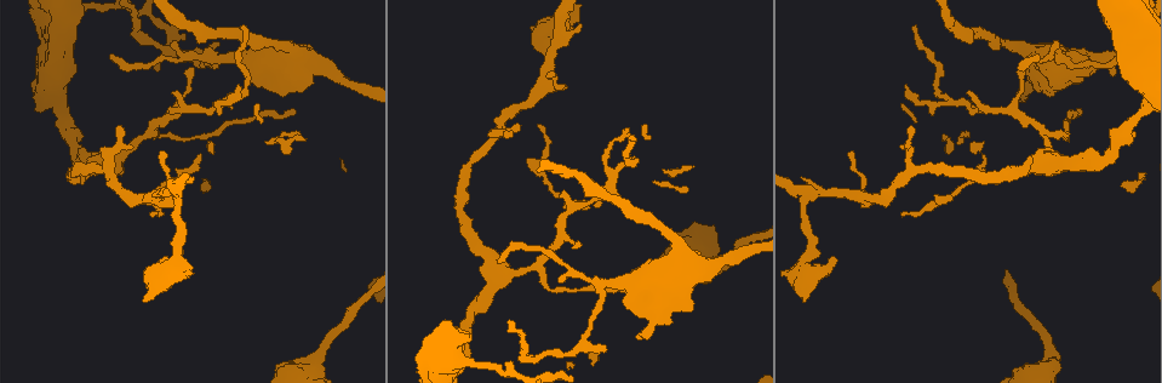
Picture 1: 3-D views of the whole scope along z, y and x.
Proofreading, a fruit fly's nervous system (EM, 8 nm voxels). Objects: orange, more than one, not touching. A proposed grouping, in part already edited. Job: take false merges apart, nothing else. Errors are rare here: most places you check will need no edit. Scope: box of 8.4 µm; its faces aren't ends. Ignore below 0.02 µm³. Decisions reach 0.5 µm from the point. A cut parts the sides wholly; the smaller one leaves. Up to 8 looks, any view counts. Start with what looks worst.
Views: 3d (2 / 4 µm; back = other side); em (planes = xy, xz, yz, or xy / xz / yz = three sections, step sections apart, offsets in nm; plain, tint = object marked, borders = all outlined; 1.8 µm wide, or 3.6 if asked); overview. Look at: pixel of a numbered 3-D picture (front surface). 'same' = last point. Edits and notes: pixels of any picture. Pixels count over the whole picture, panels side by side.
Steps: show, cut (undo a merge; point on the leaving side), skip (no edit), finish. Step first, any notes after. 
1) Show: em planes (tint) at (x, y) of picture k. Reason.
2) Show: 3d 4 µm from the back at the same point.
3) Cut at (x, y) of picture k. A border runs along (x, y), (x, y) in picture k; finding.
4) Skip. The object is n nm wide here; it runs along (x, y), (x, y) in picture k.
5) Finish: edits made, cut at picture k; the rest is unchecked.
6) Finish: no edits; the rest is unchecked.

Show: em yz step 16 (tint) at (213, 61) of picture 1. Abrupt turn.

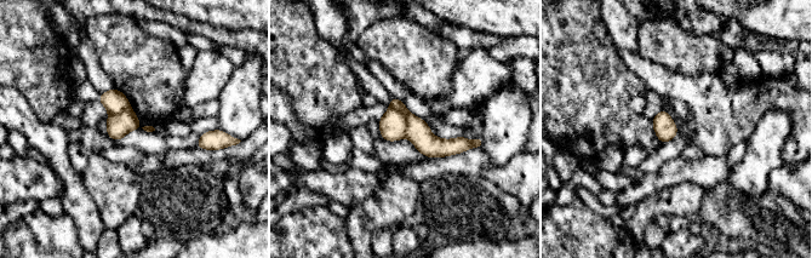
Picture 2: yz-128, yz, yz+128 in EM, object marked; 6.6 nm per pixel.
Show: em planes (tint) at the same point. Cut it another way.

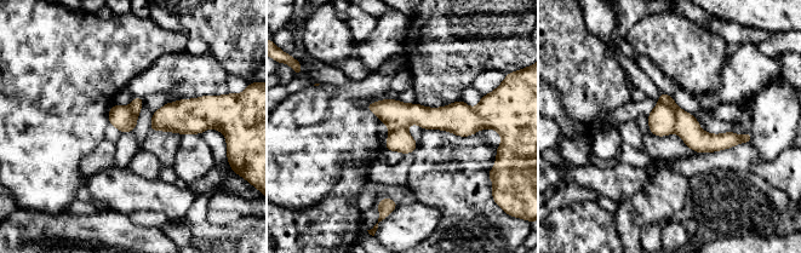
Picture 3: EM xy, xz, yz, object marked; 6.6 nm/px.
Cut at (687, 127) of picture 3. A border runs along (659, 102), (673, 109), (675, 131) in picture 3; two cells meet here.

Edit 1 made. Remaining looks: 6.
Show: overview. See it whole again.

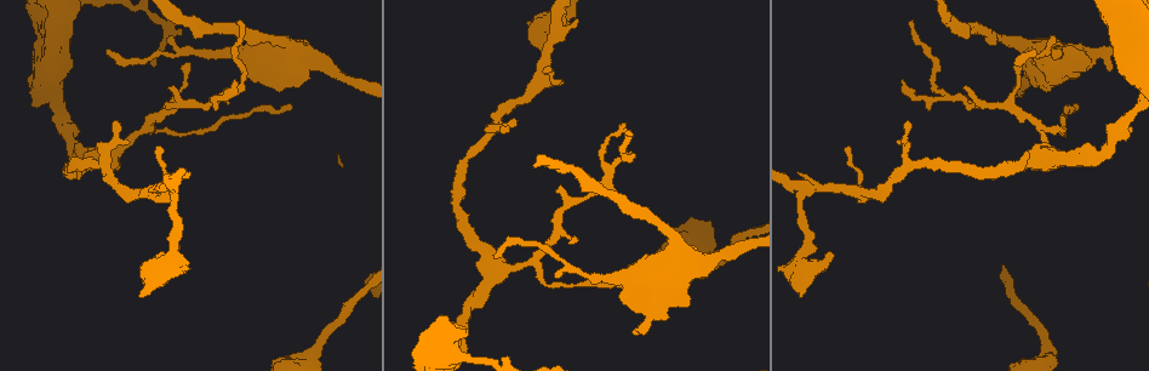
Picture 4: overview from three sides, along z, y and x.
Show: 3d 2 µm at (547, 23) of picture 4. Sharp bend.

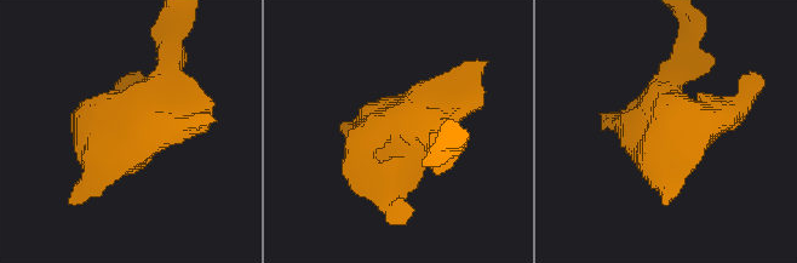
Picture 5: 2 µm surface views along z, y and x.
Show: em xy step 4 (tint) at (400, 130) of picture 5. Now the EM.

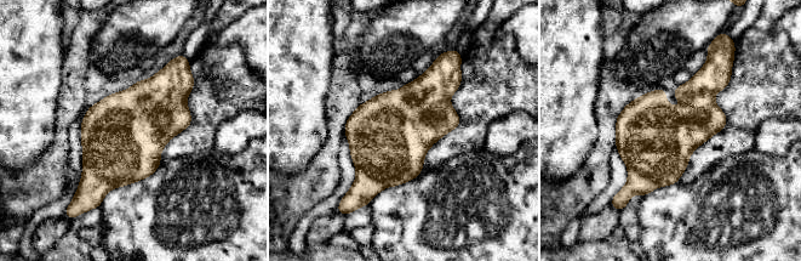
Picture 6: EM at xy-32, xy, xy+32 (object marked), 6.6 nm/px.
Show: em planes (tint) at the same point. Cut it another way.

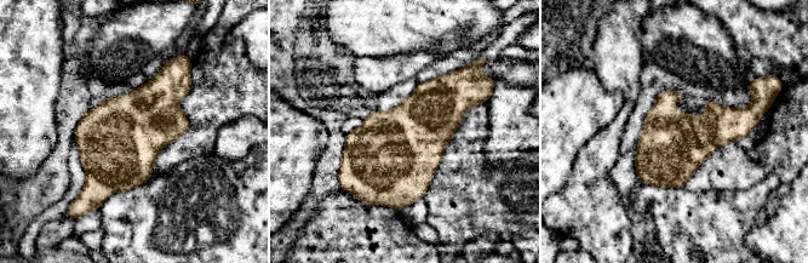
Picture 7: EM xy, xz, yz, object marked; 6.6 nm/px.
Skip. One cell here.

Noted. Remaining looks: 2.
Show: em 3.6 µm planes (plain) at (289, 51) of picture 4. Sharp bend.

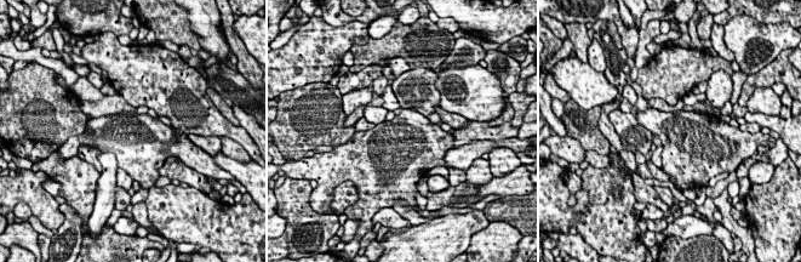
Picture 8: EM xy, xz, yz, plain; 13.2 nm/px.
Show: em 3.6 µm planes (tint) at the same point. Where the object lies.

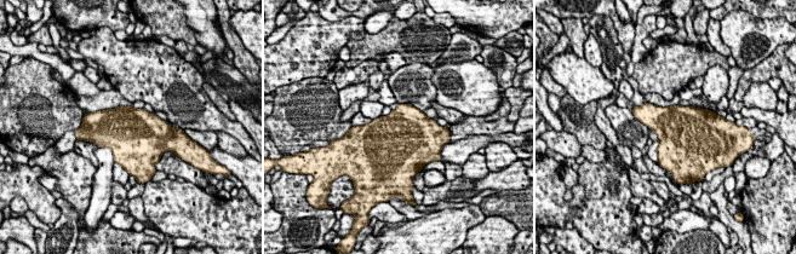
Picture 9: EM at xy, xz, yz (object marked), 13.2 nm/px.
Skip. The object is 650 nm wide here; one cell here.

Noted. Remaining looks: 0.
Finish: edits made, cut at picture 3; the rest is unchecked.

